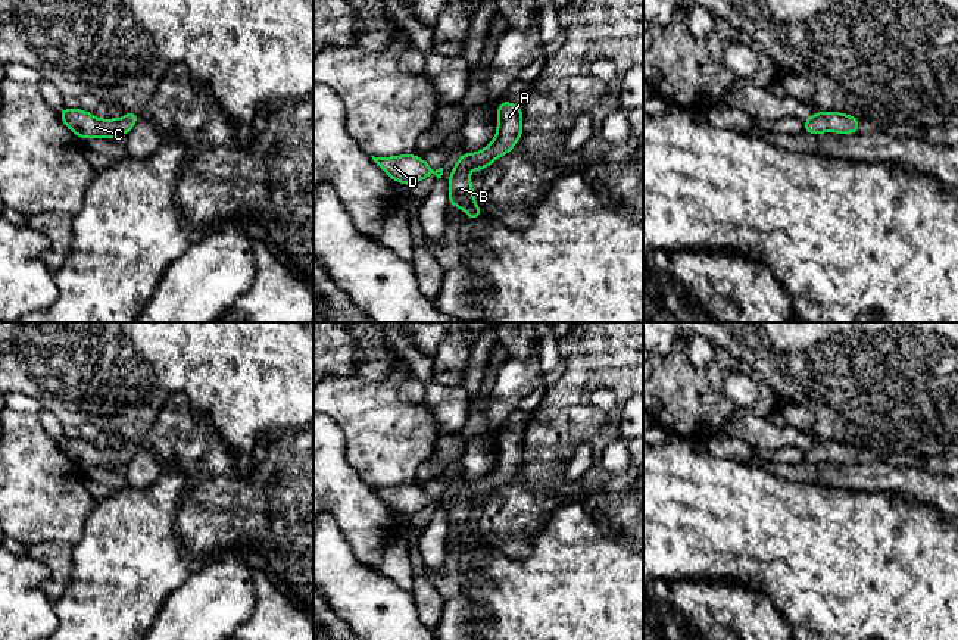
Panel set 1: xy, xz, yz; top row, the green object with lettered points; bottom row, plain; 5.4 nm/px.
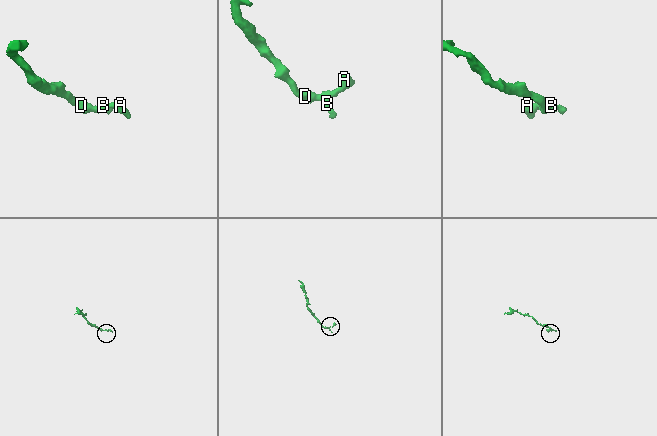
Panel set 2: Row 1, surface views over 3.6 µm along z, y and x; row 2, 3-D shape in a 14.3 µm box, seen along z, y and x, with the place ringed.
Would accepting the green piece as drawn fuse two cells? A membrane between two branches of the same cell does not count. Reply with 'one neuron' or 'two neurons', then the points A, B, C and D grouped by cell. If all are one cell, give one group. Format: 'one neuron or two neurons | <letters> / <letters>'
one neuron | A B C D

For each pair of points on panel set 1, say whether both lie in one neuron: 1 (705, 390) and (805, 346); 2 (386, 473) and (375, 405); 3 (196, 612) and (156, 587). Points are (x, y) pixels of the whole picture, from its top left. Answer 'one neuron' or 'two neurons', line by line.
1: two neurons
2: one neuron
3: two neurons

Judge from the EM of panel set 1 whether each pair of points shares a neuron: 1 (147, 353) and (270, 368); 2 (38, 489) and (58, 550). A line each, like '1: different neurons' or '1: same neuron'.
1: same neuron
2: different neurons

